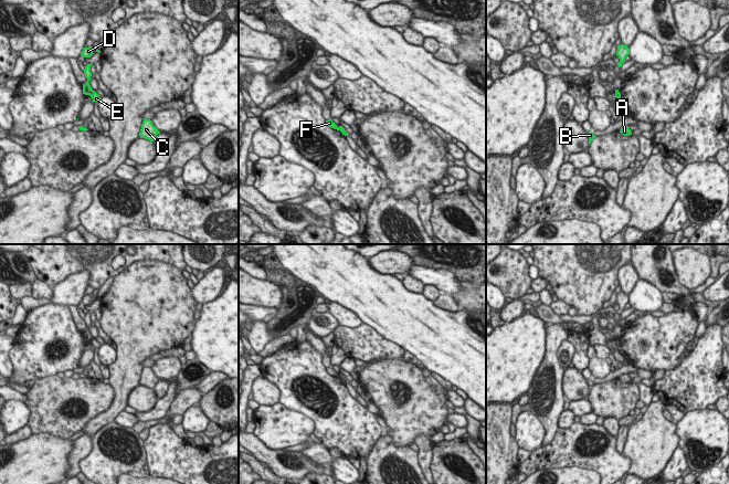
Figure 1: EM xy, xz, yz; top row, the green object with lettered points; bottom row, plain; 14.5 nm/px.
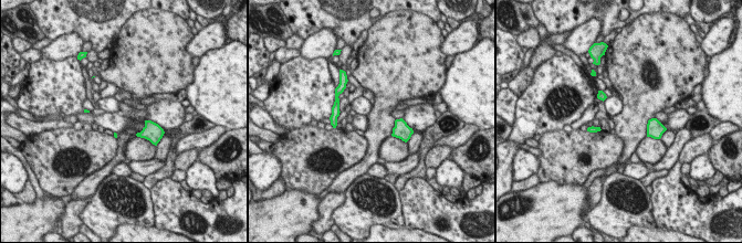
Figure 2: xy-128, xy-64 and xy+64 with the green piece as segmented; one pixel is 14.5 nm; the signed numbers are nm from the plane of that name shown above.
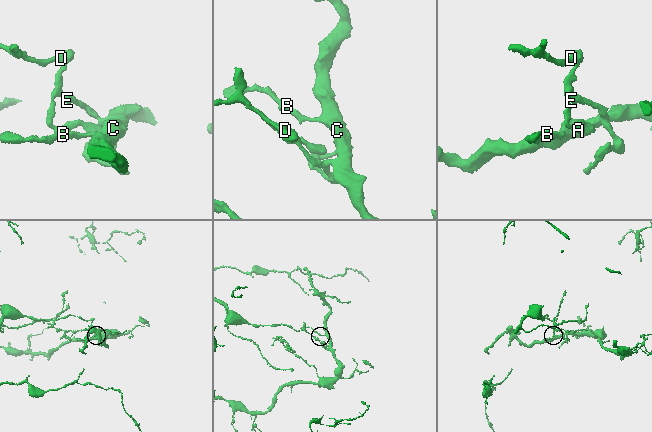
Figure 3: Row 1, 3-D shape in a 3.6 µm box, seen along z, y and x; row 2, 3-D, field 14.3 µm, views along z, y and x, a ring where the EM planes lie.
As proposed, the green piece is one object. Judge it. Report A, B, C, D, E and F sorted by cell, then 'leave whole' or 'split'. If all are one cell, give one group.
A D F / B C E | split

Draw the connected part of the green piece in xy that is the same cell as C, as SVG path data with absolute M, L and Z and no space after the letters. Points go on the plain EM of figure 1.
M145 366L139 380L140 386L154 389L160 379L154 373L150 367Z

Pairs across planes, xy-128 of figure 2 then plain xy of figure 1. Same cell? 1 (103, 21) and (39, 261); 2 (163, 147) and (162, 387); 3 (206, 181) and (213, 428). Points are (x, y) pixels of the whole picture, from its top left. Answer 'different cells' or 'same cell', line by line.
1: same cell
2: same cell
3: different cells

